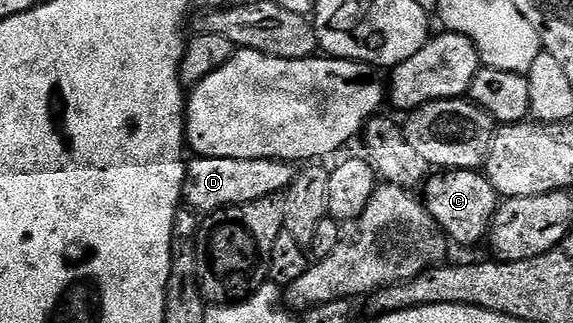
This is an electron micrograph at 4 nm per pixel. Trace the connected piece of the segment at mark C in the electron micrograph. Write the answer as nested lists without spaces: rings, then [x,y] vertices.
[[[450,170],[433,173],[425,181],[422,201],[432,219],[455,245],[457,242],[460,246],[476,246],[483,238],[485,241],[489,237],[498,195],[488,177],[480,170]]]

